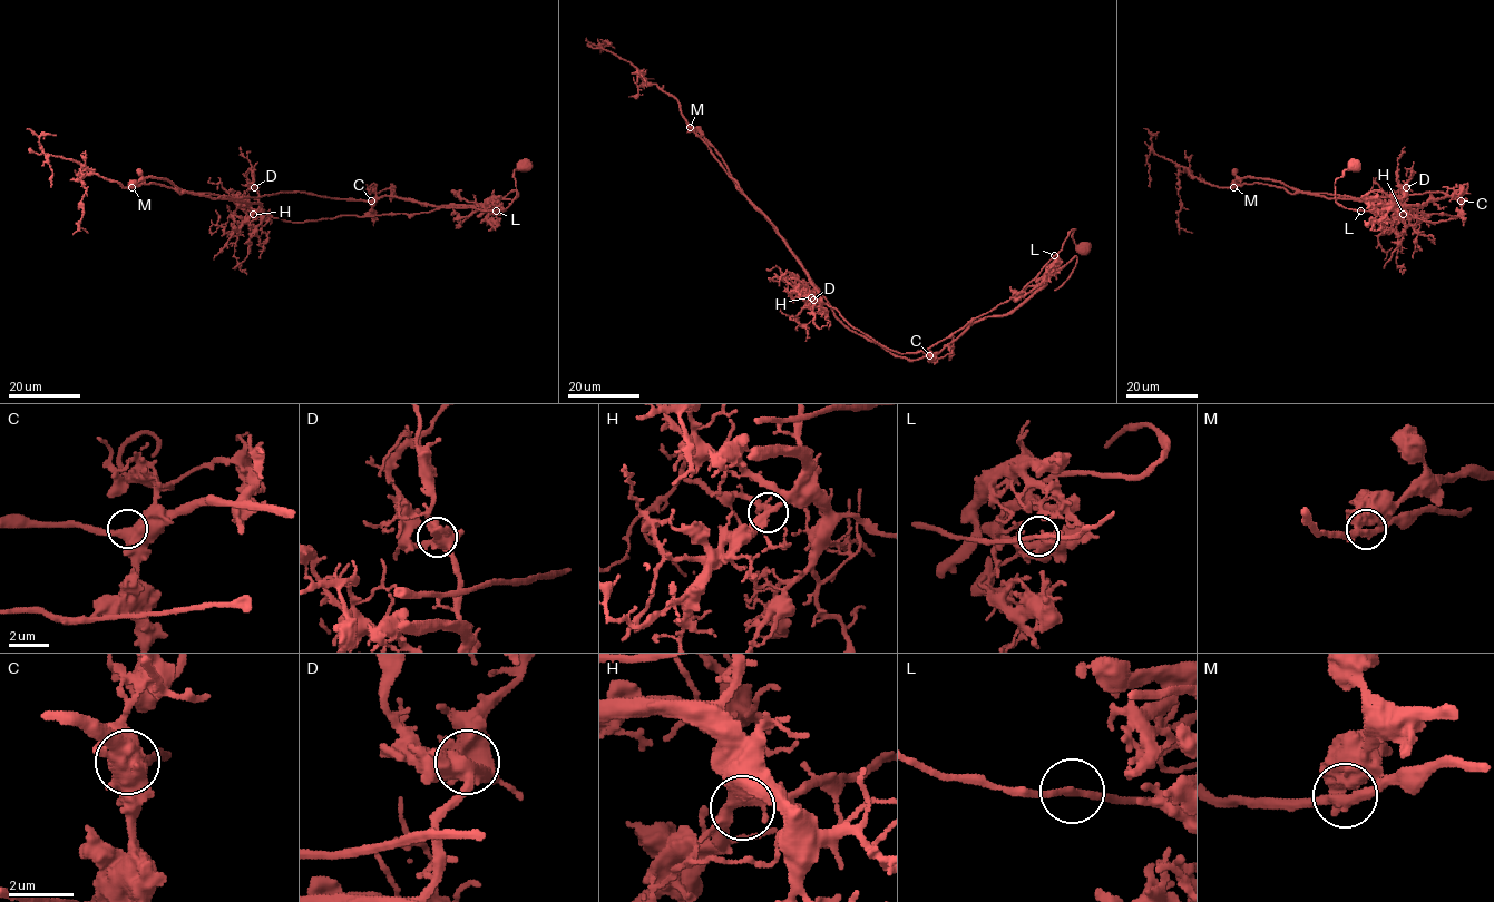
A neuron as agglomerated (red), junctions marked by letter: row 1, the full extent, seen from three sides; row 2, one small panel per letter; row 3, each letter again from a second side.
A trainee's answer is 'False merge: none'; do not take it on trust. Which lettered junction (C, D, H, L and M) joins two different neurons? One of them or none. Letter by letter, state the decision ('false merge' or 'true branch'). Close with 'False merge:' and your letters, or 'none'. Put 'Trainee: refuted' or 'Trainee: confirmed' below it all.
C: true branch
D: true branch
H: true branch
L: true branch
M: false merge
False merge: M
Trainee: refuted

